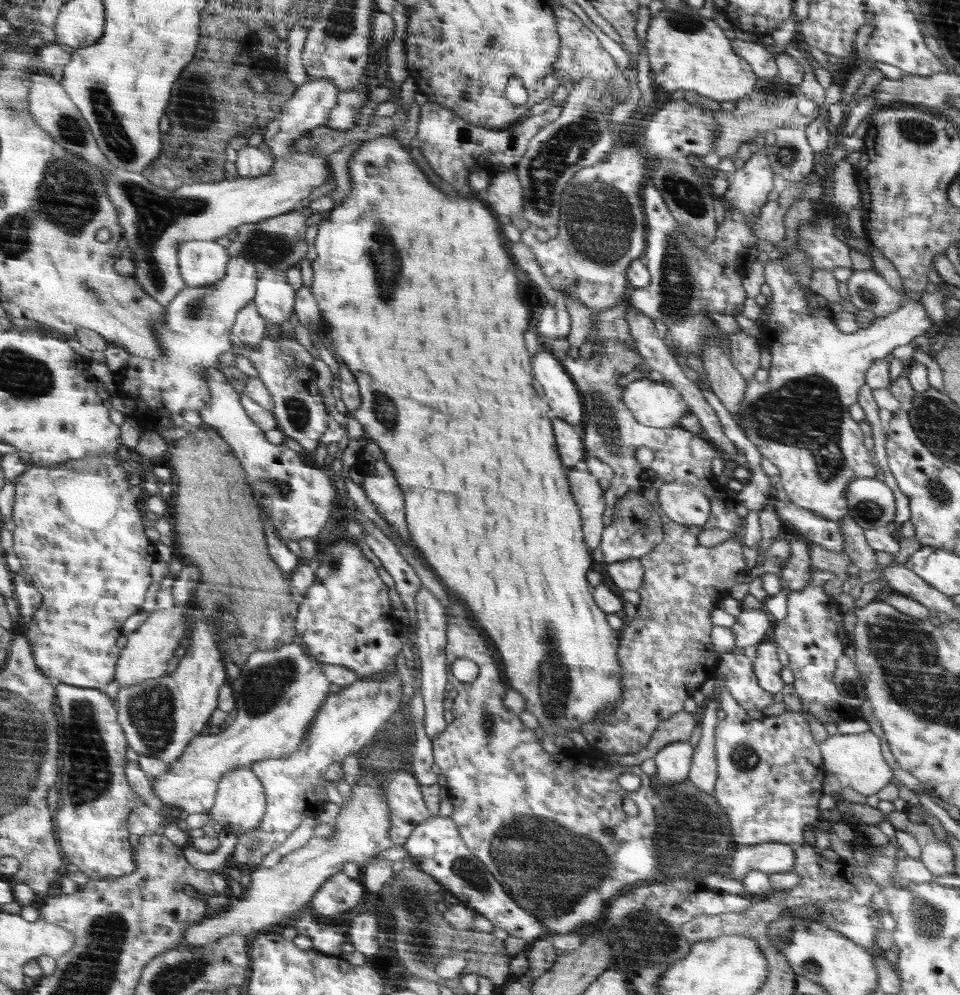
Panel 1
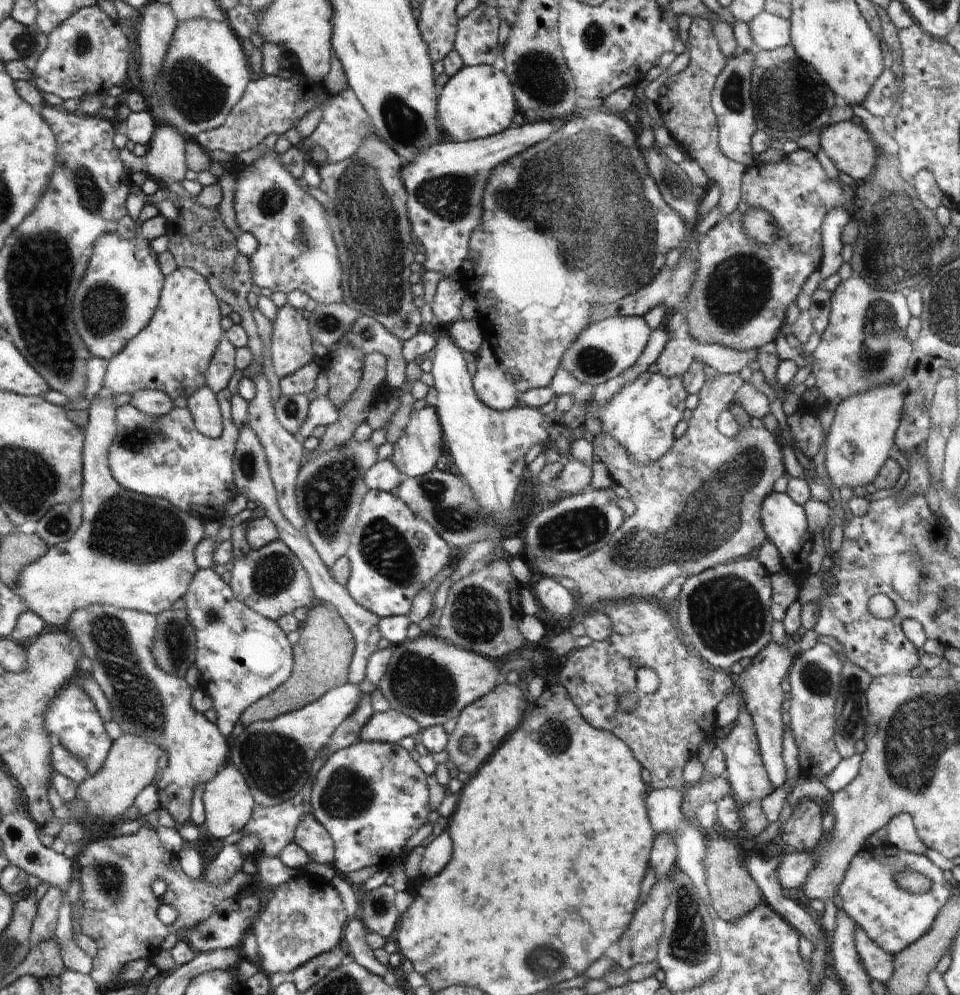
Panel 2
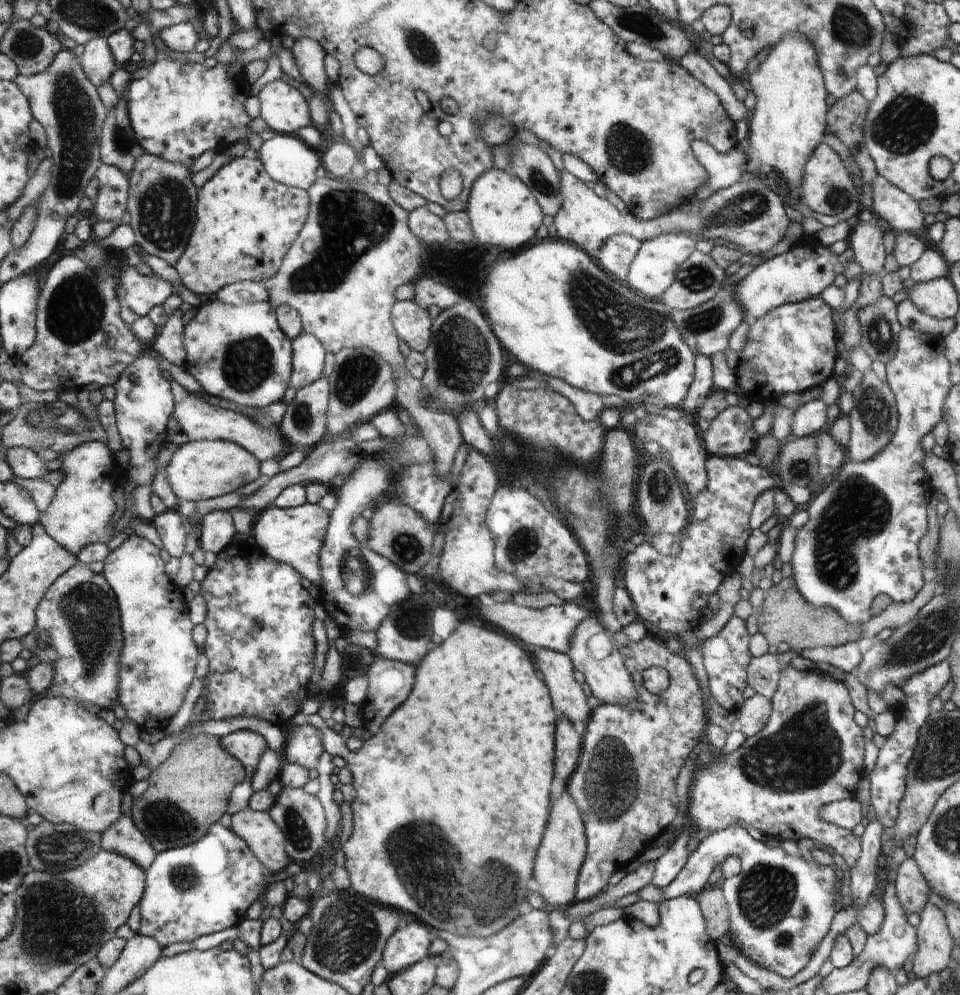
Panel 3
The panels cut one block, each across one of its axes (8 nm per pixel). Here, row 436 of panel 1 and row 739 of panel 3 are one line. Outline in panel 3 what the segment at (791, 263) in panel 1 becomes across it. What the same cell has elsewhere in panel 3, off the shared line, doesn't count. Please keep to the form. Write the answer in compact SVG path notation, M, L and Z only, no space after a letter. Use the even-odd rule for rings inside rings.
M787 665L781 669L776 692L770 701L772 705L771 716L762 731L747 738L746 742L738 750L725 756L714 756L714 760L710 765L702 766L698 764L689 786L690 804L687 814L682 818L682 825L688 826L691 832L699 832L700 830L712 830L714 832L732 826L736 820L742 820L742 822L754 826L756 830L760 830L764 837L773 838L774 843L779 843L786 839L793 840L794 838L811 838L813 842L820 842L826 848L830 848L830 851L840 854L847 866L850 866L852 869L862 857L862 840L856 838L851 830L844 830L842 827L822 820L819 813L824 805L831 802L855 798L856 786L858 786L860 780L852 780L852 778L856 778L856 774L864 772L864 760L862 758L864 758L865 737L862 736L860 726L854 722L854 716L852 716L854 714L854 708L852 708L848 690L842 686L842 682L838 682L838 679L834 680L834 678L830 678L830 675L818 676L818 674L814 674L814 671L802 672L792 665Z

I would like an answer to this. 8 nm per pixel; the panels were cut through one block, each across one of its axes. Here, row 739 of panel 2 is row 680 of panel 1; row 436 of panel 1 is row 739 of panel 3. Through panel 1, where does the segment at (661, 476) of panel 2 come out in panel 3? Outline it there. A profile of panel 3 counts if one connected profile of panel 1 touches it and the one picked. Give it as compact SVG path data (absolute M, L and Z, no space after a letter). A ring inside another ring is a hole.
M647 634L641 641L631 641L619 647L622 653L623 660L626 662L627 668L634 680L635 687L639 694L635 702L629 705L622 706L621 704L600 703L590 716L588 716L587 734L586 738L581 742L580 760L578 760L578 768L570 778L568 790L572 796L576 796L576 804L579 805L582 813L582 820L584 821L587 853L584 862L582 863L579 875L577 878L575 897L580 901L591 901L595 896L600 896L609 885L612 885L612 876L616 876L616 872L620 869L627 869L632 864L632 860L636 860L639 856L644 856L644 852L652 848L652 844L656 844L656 840L660 840L662 832L668 832L668 828L672 828L672 824L678 824L680 814L680 796L676 795L676 788L680 788L680 776L684 776L684 764L688 764L688 760L692 760L692 752L696 752L696 745L705 743L705 732L709 725L708 708L704 707L704 688L700 688L700 680L696 679L696 668L692 668L692 664L686 661L677 653L672 653L672 648L666 647L664 642L660 639L655 639L651 634ZM648 667L662 667L668 671L671 676L669 687L659 695L650 692L646 687L646 682L642 678L644 669Z

